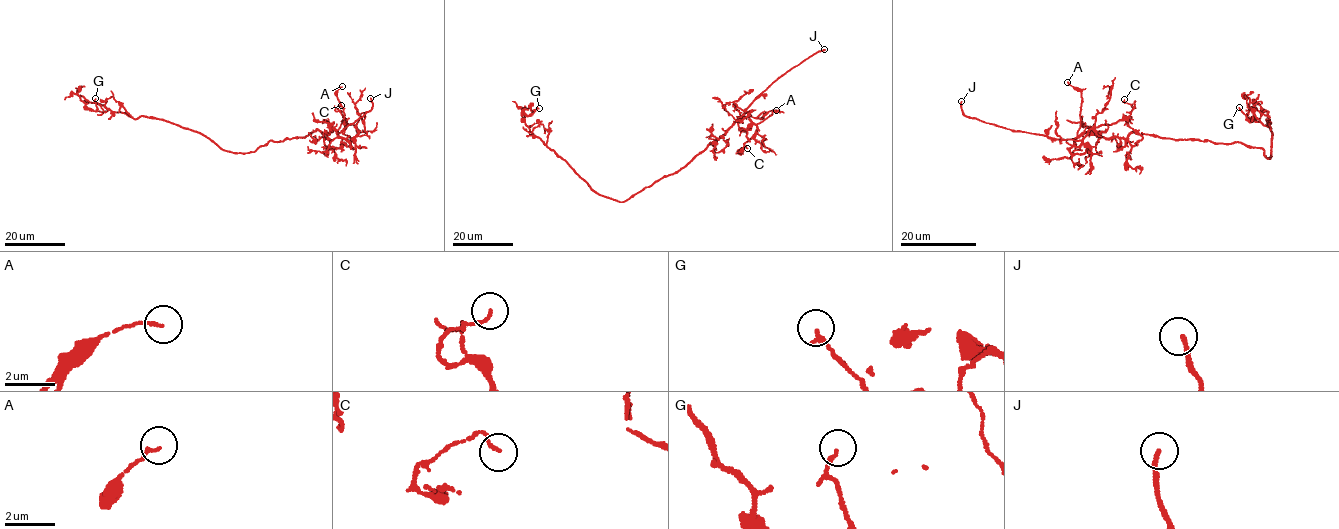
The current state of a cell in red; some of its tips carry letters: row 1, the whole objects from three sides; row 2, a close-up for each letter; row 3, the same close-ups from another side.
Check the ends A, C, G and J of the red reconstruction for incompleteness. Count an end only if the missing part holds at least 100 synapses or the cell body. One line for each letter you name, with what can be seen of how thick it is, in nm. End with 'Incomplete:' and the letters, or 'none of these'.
J: 180 nm
Incomplete: J

